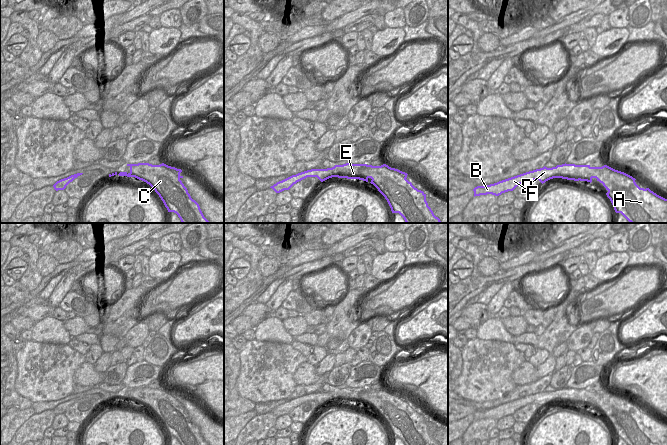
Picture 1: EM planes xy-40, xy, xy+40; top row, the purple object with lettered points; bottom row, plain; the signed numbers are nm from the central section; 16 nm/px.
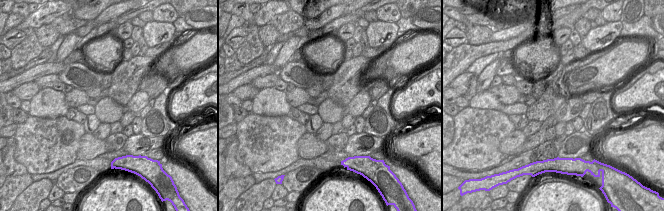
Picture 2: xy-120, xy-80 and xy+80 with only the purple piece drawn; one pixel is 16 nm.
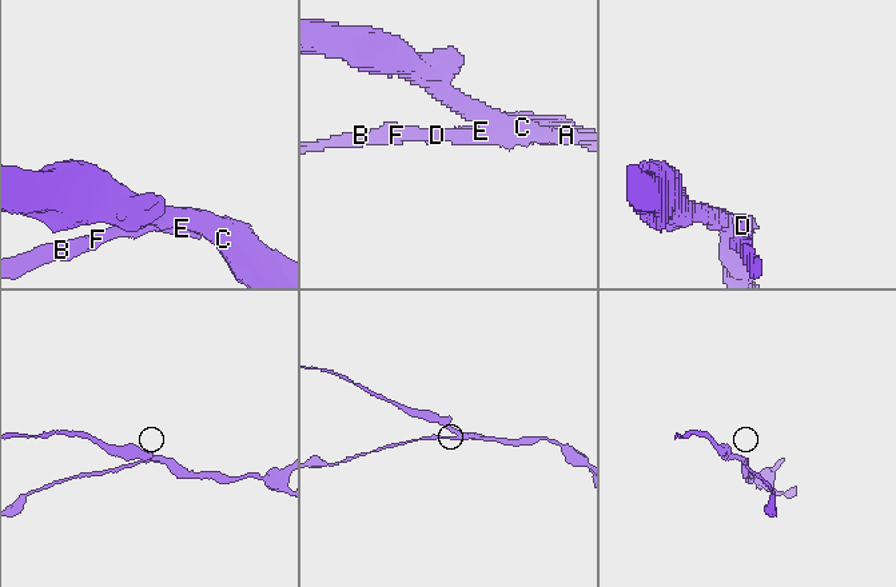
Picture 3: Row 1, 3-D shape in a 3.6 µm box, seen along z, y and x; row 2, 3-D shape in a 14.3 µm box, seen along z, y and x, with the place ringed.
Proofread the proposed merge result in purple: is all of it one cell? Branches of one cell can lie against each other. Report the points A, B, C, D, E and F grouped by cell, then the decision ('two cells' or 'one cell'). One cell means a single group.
groups A C E / B D F; two cells

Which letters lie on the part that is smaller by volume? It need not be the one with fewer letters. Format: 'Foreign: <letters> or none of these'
Foreign: B, D, F

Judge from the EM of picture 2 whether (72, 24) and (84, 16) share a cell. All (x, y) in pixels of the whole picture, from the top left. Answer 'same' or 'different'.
same

